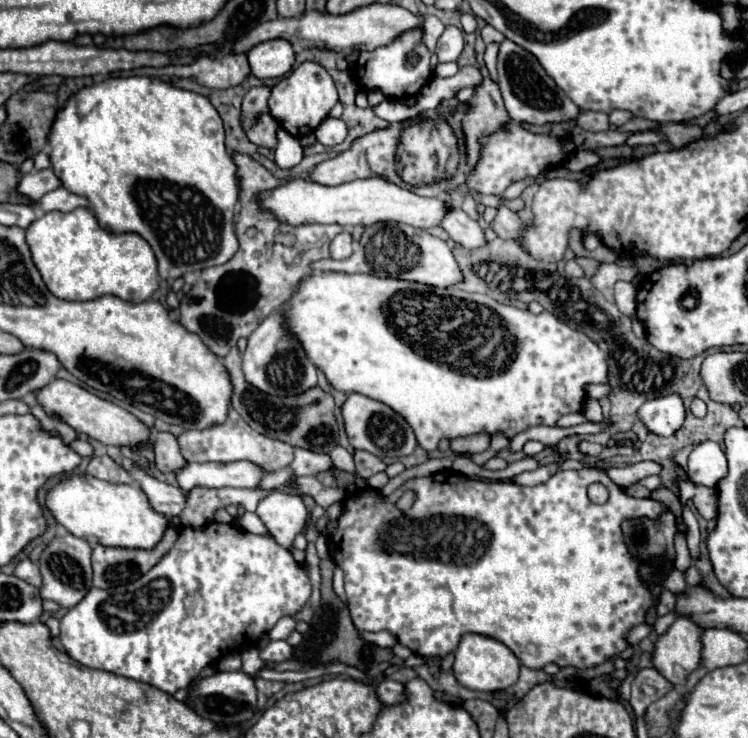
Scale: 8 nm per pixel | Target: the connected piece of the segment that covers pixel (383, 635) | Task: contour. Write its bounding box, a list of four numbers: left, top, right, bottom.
[360,632,396,648]

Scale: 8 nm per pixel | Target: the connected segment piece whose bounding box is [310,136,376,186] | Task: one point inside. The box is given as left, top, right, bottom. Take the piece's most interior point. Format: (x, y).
(351, 165)

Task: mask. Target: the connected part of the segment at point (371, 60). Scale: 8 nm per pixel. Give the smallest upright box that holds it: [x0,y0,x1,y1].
[358,30,432,98]

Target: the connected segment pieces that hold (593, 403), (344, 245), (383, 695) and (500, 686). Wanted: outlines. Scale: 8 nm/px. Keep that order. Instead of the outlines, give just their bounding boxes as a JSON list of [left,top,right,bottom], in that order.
[[582,398,604,422],[330,232,352,260],[376,680,406,706],[452,634,520,692]]

